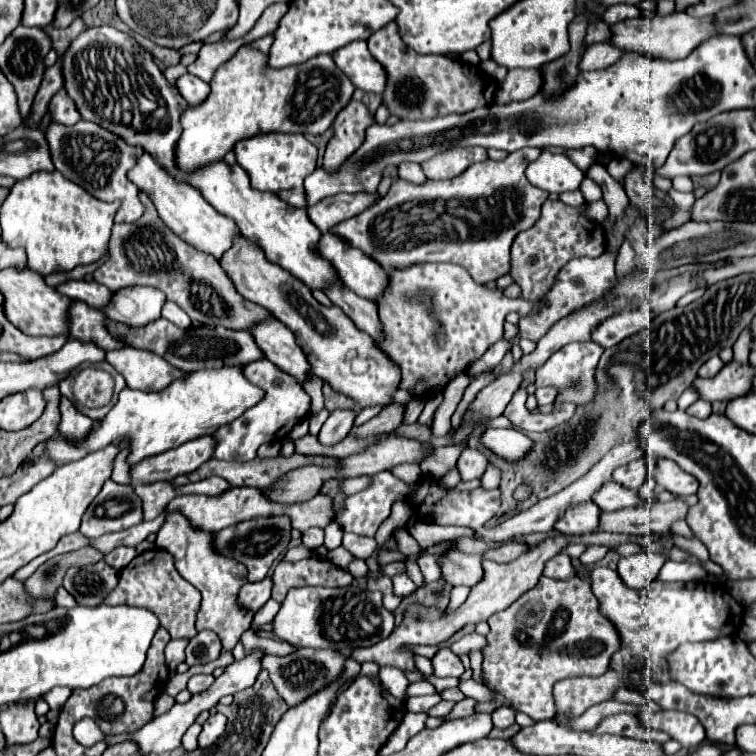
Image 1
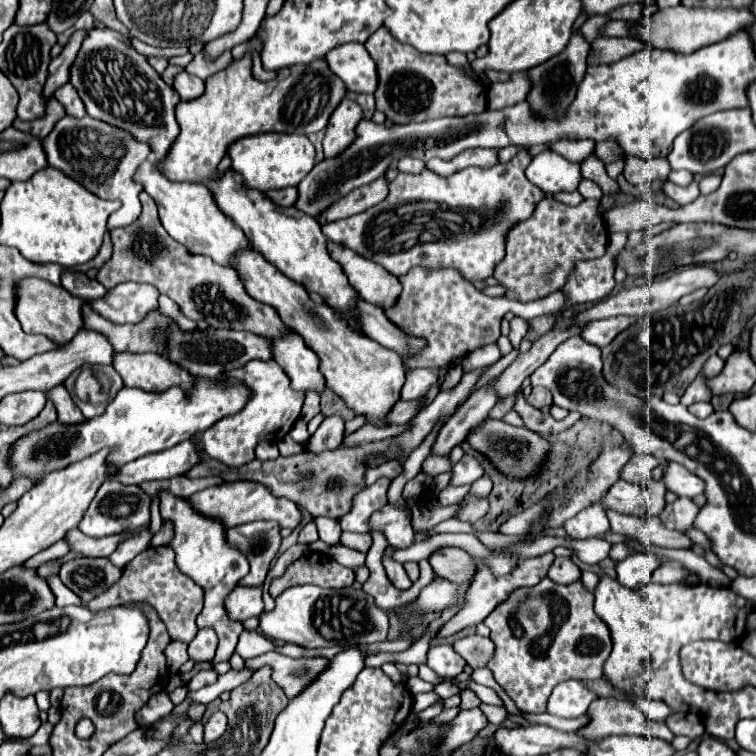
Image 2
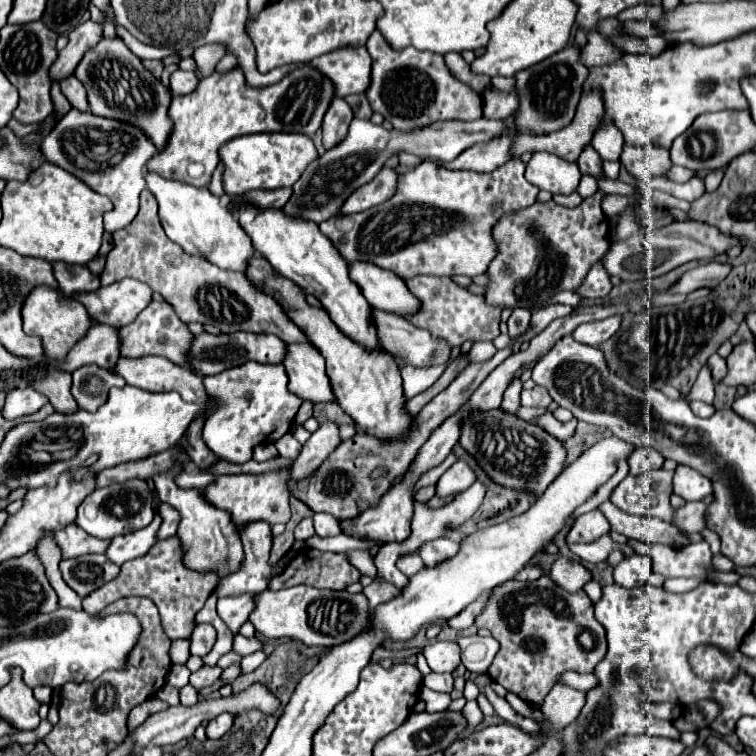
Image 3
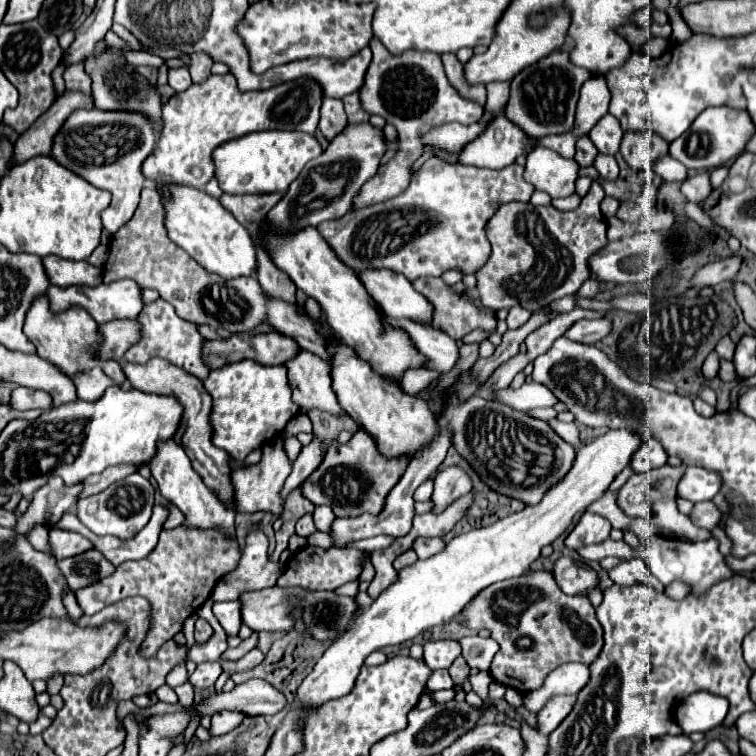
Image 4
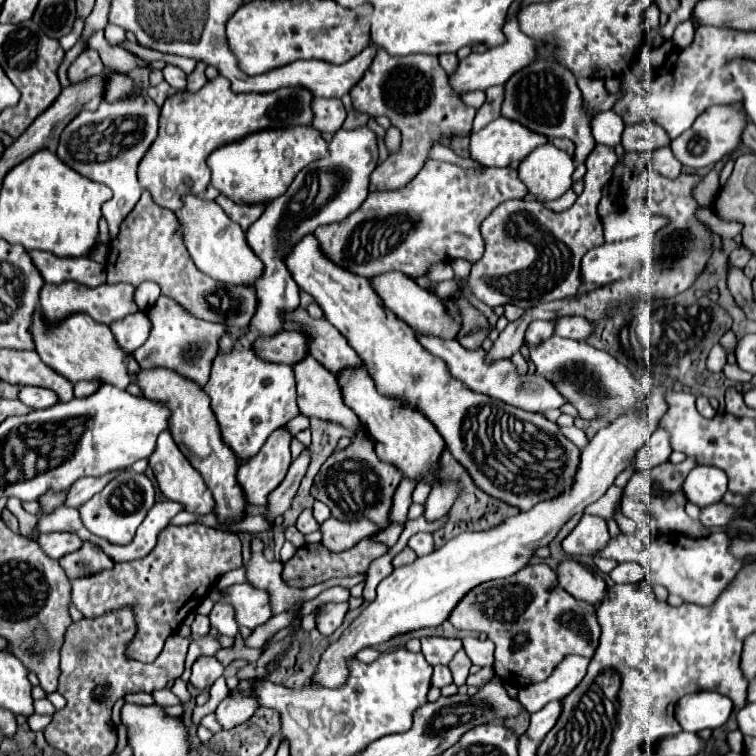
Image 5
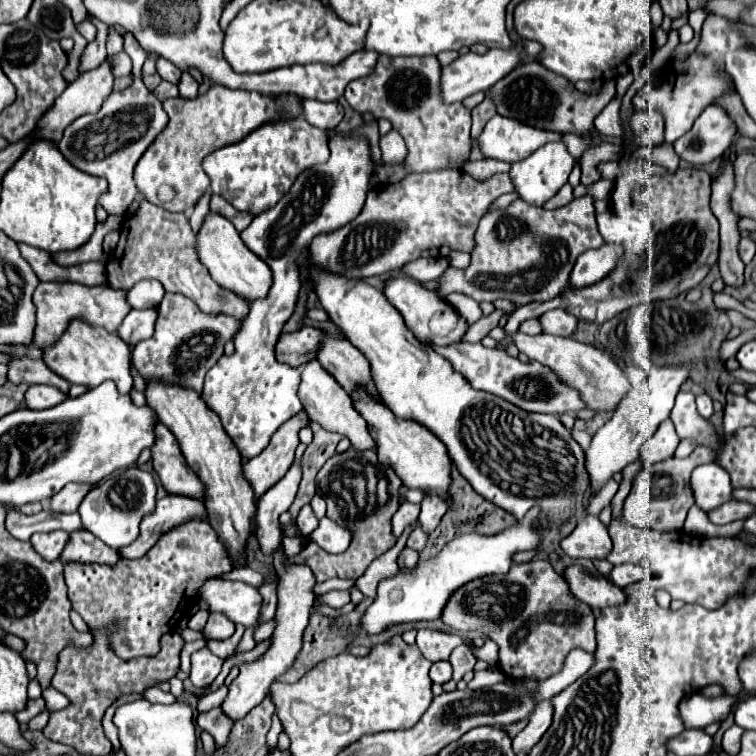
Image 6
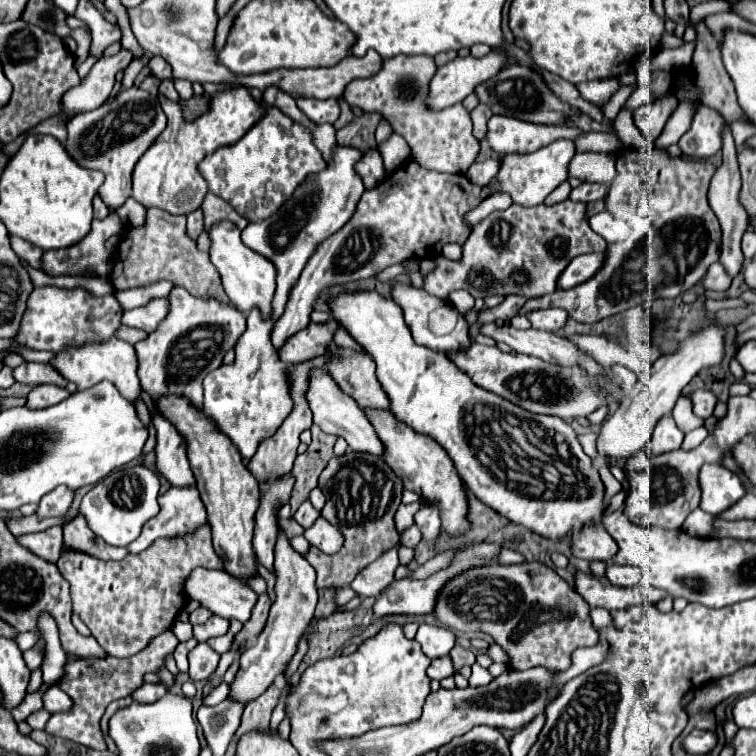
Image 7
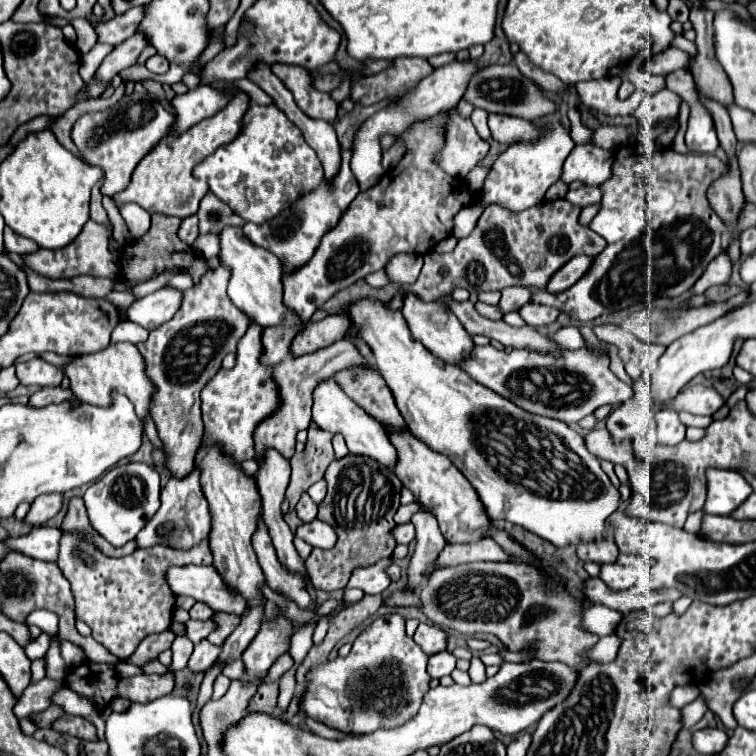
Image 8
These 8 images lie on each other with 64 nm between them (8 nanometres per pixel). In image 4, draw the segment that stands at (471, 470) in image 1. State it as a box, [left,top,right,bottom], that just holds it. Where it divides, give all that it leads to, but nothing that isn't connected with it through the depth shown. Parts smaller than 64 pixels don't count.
[432,466,472,512]

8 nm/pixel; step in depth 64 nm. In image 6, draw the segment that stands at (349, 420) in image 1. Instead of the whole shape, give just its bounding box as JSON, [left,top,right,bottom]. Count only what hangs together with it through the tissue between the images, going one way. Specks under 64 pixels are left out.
[256,462,300,556]

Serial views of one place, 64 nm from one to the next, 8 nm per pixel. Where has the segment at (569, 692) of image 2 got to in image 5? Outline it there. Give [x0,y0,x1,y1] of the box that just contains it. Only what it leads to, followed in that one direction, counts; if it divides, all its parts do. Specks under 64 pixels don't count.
[526,700,562,740]

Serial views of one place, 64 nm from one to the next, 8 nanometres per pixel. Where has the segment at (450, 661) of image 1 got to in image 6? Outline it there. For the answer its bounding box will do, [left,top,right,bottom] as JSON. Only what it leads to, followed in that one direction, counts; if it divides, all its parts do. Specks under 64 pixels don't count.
[416,630,464,662]

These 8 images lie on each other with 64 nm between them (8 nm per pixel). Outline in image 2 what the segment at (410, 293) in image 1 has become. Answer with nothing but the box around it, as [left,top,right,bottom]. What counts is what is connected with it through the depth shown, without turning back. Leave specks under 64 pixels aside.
[384,266,568,370]

